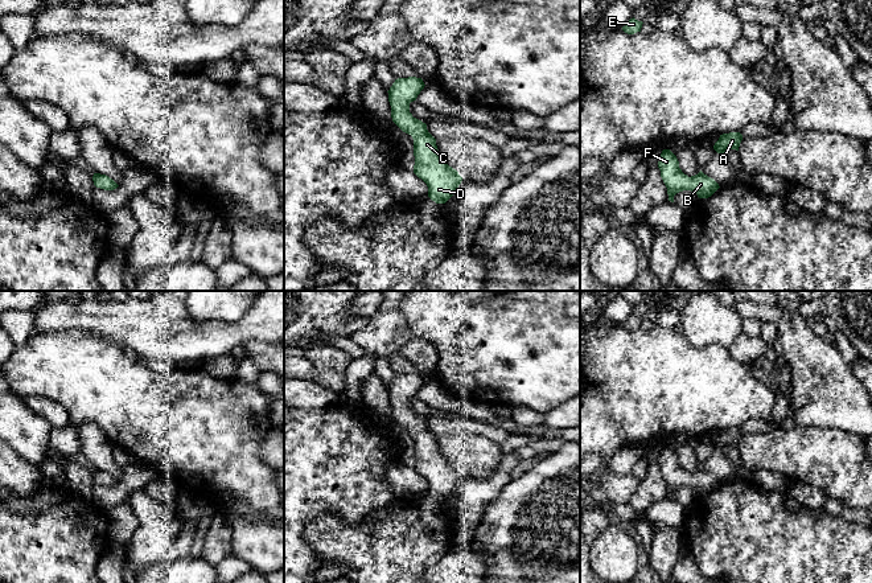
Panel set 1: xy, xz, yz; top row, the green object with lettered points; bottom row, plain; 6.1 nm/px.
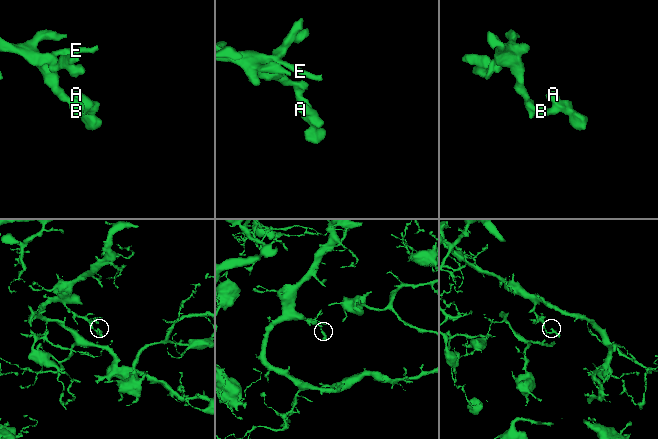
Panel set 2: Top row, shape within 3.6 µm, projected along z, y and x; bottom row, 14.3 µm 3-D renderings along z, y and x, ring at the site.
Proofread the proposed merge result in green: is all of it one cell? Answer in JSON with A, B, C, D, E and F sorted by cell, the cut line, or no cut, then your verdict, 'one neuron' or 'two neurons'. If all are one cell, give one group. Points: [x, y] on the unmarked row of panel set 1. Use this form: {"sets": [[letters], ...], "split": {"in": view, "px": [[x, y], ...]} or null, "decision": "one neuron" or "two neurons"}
{"sets": [["A", "B", "C", "D", "E", "F"]], "split": null, "decision": "one neuron"}

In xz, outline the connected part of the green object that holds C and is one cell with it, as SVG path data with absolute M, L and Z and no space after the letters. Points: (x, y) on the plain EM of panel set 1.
M416 373L395 375L387 387L391 414L414 435L414 469L427 480L428 493L436 500L445 500L457 486L462 473L443 456L427 420L410 408L410 399L416 397L424 382L423 375Z

